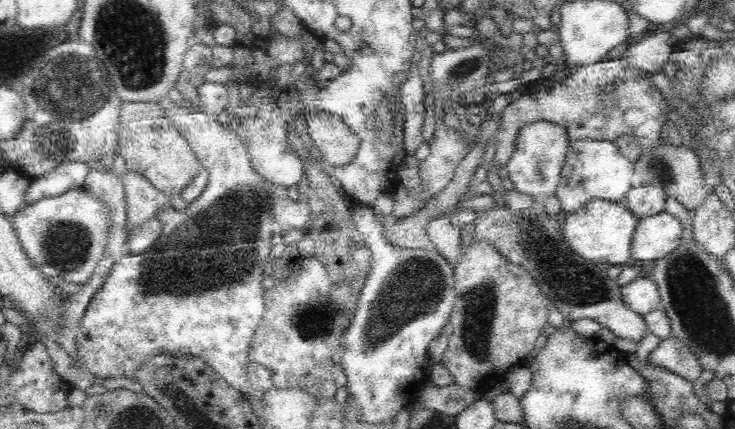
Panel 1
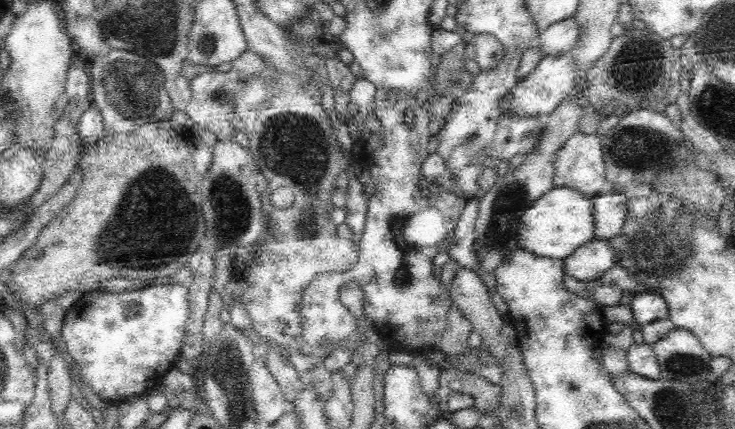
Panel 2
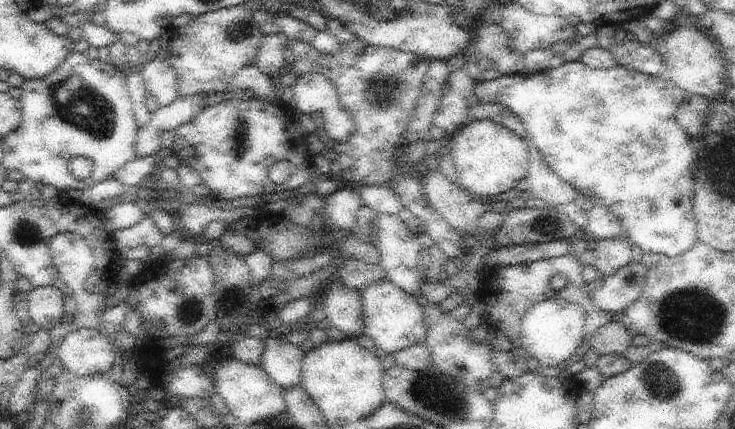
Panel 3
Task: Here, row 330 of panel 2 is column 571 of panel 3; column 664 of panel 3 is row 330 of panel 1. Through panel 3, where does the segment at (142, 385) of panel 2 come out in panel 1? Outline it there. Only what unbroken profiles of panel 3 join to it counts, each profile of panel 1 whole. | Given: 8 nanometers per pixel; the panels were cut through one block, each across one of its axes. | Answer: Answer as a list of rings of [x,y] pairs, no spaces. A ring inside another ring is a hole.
[[[170,96],[156,100],[166,110],[166,118],[178,128],[190,150],[196,154],[200,166],[210,176],[206,192],[198,196],[184,210],[174,210],[170,216],[172,202],[164,204],[166,212],[160,214],[162,234],[156,244],[142,256],[124,254],[114,262],[106,282],[90,300],[82,326],[74,332],[78,346],[78,366],[92,378],[130,378],[144,360],[158,354],[180,354],[204,358],[234,390],[242,392],[248,400],[252,398],[252,384],[248,380],[246,366],[250,362],[250,340],[254,330],[264,318],[264,280],[262,274],[270,262],[270,244],[276,230],[272,218],[272,184],[254,172],[248,150],[244,148],[238,134],[226,126],[220,118],[200,112],[192,106],[174,104]]]

